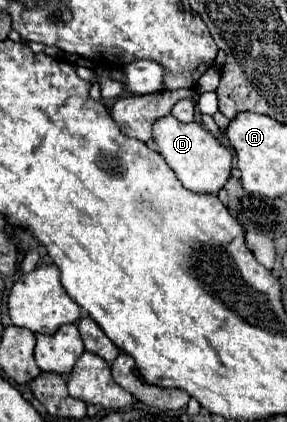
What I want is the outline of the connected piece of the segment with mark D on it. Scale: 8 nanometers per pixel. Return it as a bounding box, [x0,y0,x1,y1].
[153,116,231,192]

